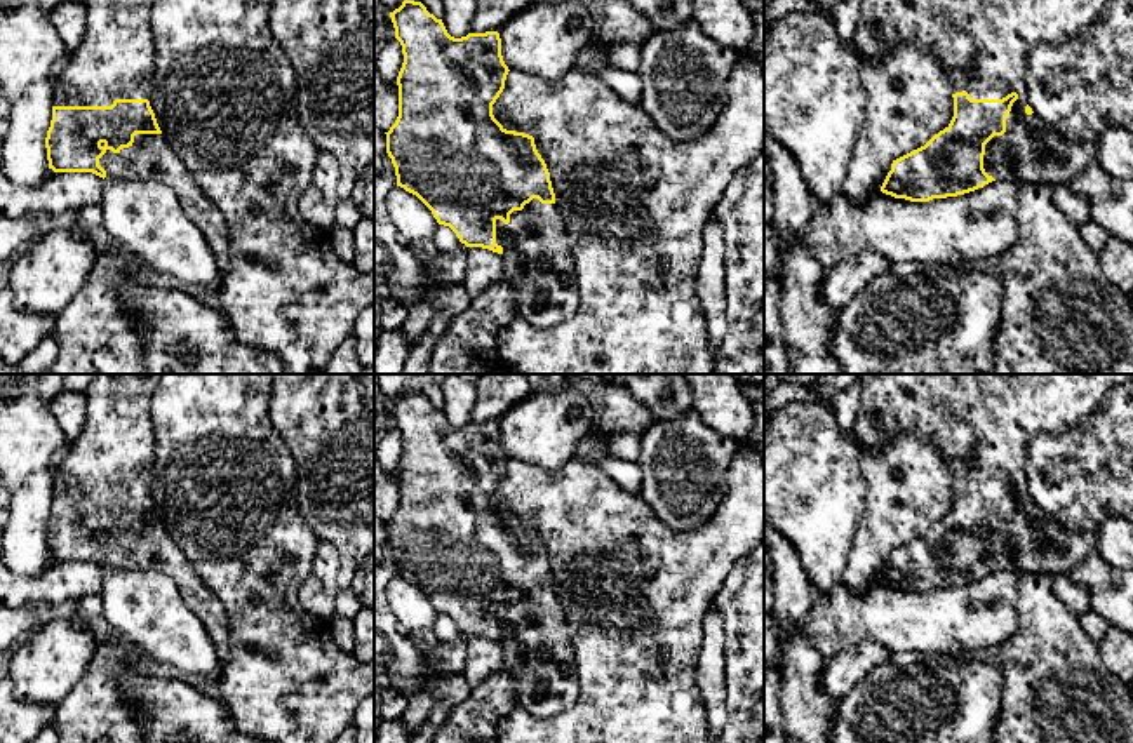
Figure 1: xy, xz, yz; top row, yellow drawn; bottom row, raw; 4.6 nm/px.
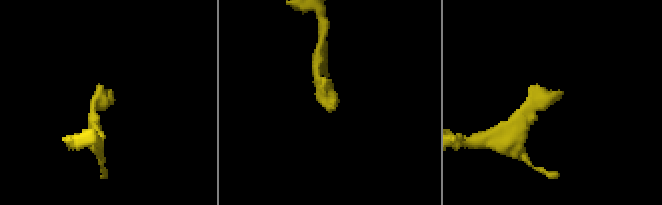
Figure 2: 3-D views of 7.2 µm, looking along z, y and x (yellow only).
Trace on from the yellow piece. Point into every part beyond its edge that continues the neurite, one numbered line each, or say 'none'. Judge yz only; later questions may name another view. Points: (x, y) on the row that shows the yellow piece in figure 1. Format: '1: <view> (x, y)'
1: yz (984, 44)

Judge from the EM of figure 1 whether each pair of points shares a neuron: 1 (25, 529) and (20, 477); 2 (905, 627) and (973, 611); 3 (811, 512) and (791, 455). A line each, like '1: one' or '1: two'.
1: one
2: one
3: one

